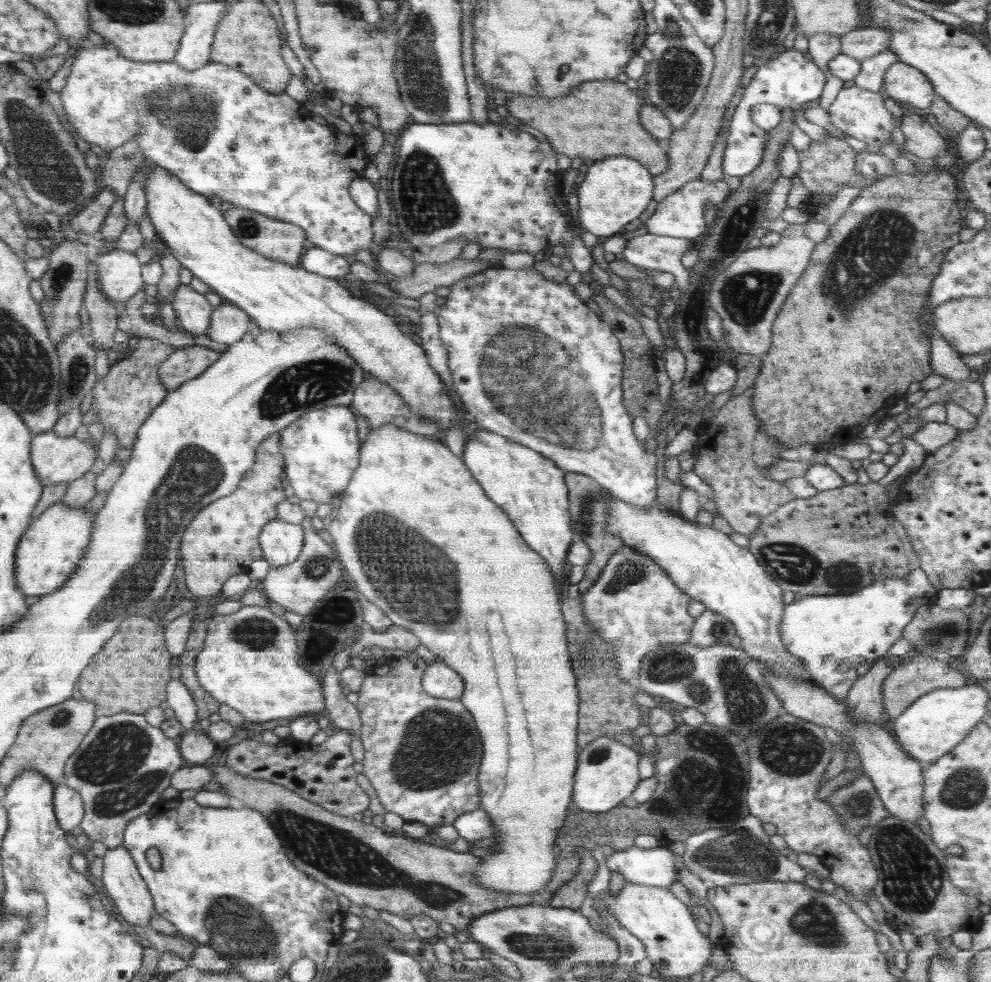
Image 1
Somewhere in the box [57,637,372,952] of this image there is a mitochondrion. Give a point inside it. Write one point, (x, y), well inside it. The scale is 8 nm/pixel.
(114, 765)

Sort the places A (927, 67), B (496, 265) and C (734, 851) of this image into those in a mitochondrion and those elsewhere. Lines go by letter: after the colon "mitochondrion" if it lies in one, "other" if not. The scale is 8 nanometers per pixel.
A: other
B: other
C: mitochondrion

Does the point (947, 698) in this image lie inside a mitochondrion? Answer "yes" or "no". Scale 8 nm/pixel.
no

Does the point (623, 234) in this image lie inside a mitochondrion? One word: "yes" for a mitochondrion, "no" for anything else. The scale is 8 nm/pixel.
no

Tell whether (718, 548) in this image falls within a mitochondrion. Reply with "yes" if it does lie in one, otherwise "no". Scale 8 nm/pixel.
no

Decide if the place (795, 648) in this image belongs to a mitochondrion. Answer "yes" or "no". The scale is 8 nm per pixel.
no

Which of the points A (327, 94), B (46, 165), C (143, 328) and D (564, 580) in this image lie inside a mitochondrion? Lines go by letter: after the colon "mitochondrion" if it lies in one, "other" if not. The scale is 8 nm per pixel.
A: other
B: mitochondrion
C: other
D: other

